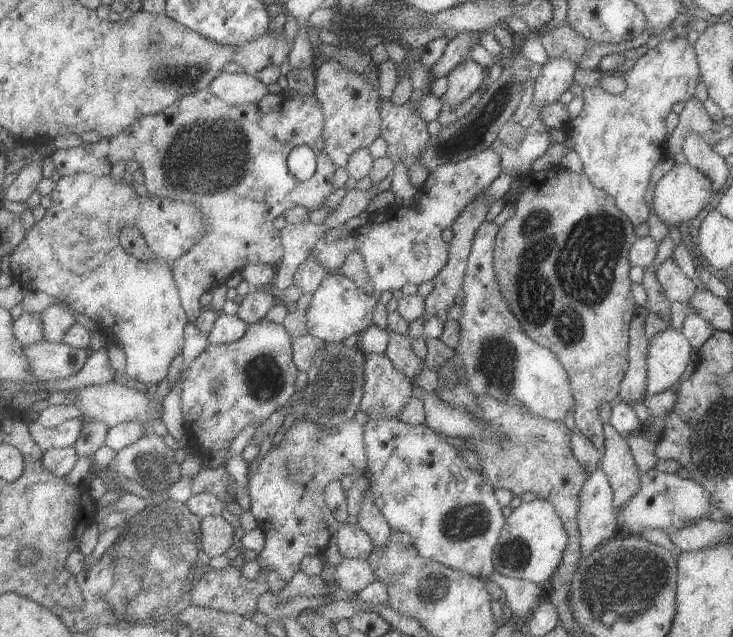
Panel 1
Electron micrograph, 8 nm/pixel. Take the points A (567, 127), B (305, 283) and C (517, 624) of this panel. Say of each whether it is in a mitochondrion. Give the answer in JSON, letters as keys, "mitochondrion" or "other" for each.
{"A":"other","B":"other","C":"other"}

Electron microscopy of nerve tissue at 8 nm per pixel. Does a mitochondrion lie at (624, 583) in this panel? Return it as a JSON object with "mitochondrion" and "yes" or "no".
{"mitochondrion":"yes"}

